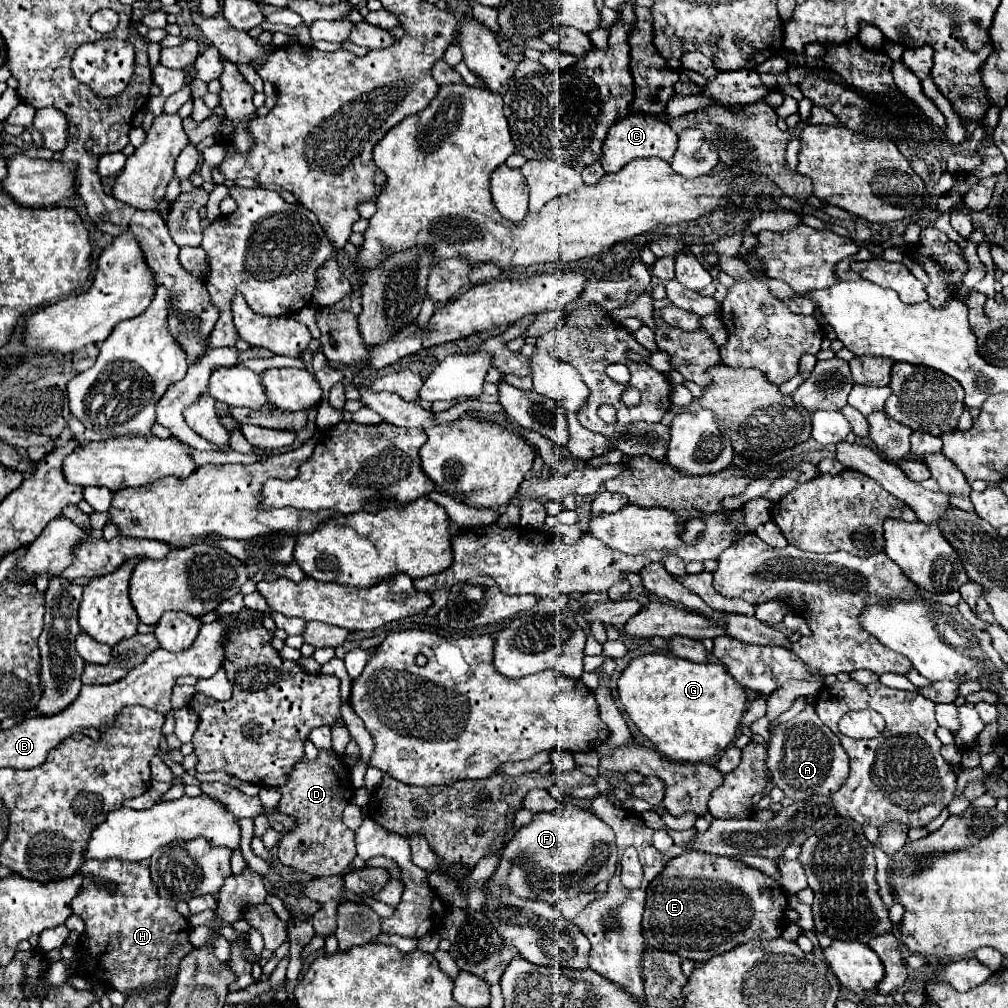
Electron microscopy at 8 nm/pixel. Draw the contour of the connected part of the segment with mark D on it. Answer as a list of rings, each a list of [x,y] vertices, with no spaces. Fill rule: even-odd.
[[[333,748],[319,750],[317,760],[303,758],[293,766],[287,782],[275,790],[281,792],[277,804],[279,814],[287,814],[295,820],[295,826],[285,832],[279,842],[277,858],[281,864],[305,872],[309,878],[333,876],[335,870],[345,870],[355,854],[355,832],[349,830],[341,816],[345,806],[353,800],[353,784],[349,780],[349,768]]]

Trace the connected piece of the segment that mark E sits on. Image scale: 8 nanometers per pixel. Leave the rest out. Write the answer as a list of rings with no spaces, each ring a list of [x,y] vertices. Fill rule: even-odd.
[[[683,852],[671,858],[665,870],[649,884],[647,904],[643,914],[643,938],[649,946],[673,952],[683,960],[705,962],[717,954],[723,954],[739,944],[745,944],[753,938],[779,938],[783,928],[781,920],[785,918],[787,896],[781,886],[761,870],[749,868],[733,858],[721,858],[703,852]]]

